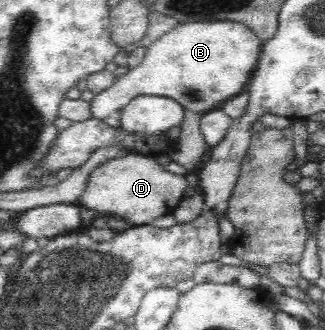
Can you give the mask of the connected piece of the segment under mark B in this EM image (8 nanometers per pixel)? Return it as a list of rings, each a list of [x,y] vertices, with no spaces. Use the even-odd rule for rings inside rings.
[[[204,20],[199,22],[179,23],[174,29],[160,36],[156,42],[146,48],[144,61],[136,68],[117,77],[117,81],[103,90],[91,102],[93,118],[103,121],[112,112],[122,110],[135,96],[165,96],[177,100],[185,110],[204,112],[218,109],[227,100],[242,93],[256,69],[264,42],[250,31],[250,28],[238,22],[224,20]]]

